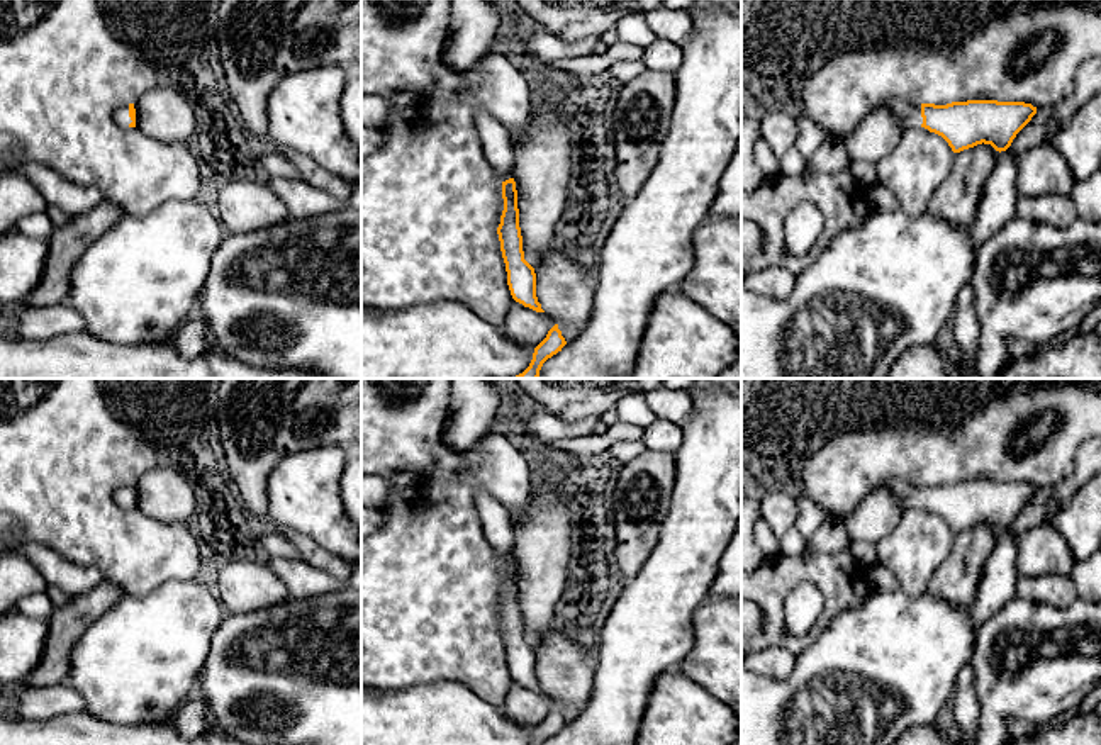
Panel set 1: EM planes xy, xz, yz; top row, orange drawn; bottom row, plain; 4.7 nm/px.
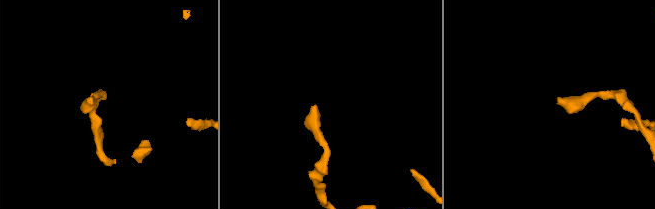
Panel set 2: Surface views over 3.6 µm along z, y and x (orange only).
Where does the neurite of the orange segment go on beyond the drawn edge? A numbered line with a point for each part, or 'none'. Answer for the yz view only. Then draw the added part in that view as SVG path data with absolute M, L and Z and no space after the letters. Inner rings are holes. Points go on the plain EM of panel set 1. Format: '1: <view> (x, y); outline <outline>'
1: yz (910, 494); outline M889 479L882 482L879 487L892 492L906 509L909 507L916 509L916 507L921 507L923 504L921 484L911 484L901 479Z

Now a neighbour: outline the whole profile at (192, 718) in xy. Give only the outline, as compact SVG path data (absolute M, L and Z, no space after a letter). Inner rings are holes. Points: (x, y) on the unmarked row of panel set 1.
M195 686L185 703L173 716L173 723L178 733L185 738L195 738L197 735L210 728L210 716L205 706L202 691Z

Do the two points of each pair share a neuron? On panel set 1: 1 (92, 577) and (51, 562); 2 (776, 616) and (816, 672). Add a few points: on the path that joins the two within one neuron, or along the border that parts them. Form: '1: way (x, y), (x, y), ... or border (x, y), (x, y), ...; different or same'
1: way (82, 577), (68, 577), (61, 572); same
2: border (830, 625), (796, 655); different

